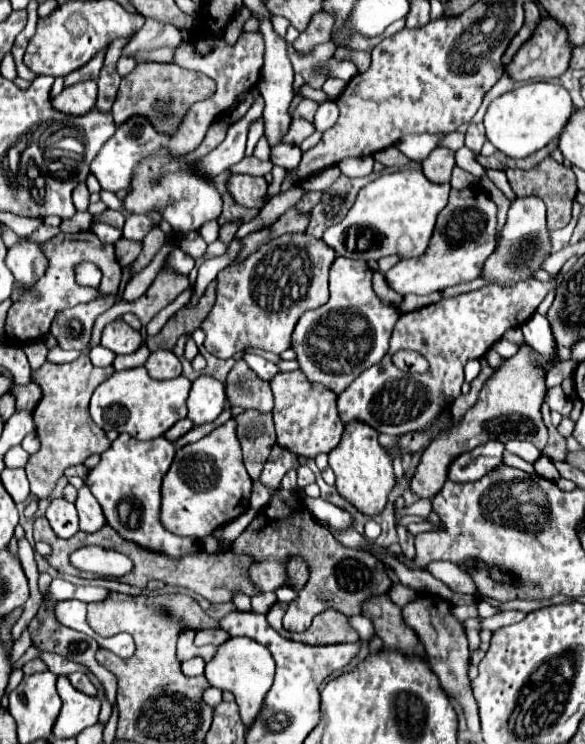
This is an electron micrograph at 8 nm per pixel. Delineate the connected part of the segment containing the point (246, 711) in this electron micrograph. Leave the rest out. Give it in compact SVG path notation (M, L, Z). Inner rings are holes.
M229 637L227 643L217 647L217 653L213 659L207 663L205 677L213 687L221 687L225 691L231 691L235 695L235 701L239 705L241 719L245 727L249 727L255 719L255 715L261 709L263 697L273 685L273 675L275 675L275 661L273 655L263 647L261 643L255 643L255 639L247 637Z

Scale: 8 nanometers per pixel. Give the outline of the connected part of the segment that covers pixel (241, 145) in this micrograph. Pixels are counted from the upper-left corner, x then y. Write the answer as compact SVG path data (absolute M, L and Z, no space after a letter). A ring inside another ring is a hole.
M259 94L257 101L253 103L253 107L245 113L245 117L229 127L229 133L223 139L223 143L217 149L213 149L211 153L205 155L203 161L197 163L197 169L203 175L207 175L207 177L217 177L221 171L225 171L231 165L239 163L245 157L243 151L245 151L245 141L247 141L249 125L261 117L263 109L264 100Z

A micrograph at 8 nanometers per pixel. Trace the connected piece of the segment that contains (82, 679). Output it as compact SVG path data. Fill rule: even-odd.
M74 672L67 677L69 681L71 681L71 685L73 685L75 689L79 689L81 693L85 693L85 695L97 695L97 687L95 687L86 674ZM73 679L77 679L77 681L73 681Z

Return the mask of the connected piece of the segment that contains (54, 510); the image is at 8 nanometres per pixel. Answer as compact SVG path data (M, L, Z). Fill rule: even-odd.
M53 499L51 505L47 507L47 519L53 527L53 531L57 533L57 537L69 539L79 531L79 517L77 517L77 509L73 503L61 499Z

